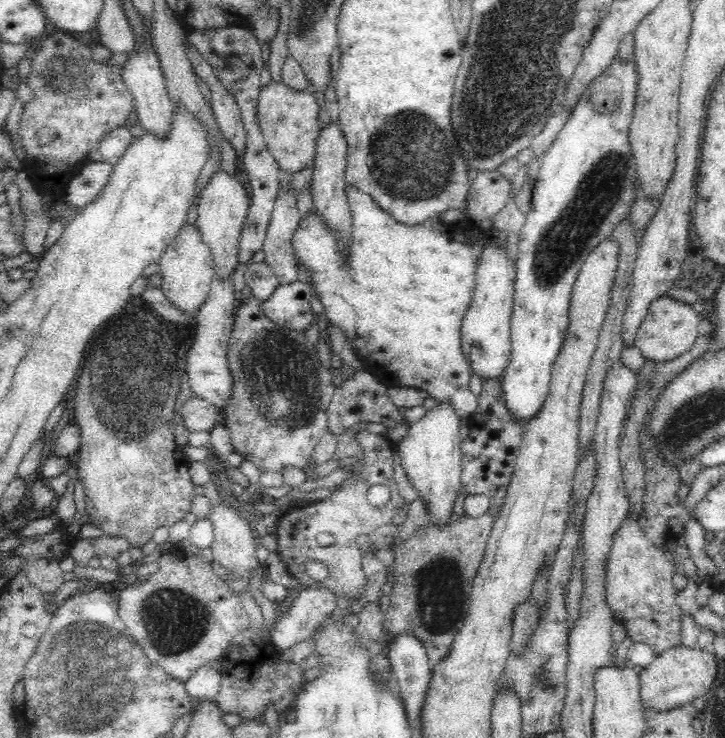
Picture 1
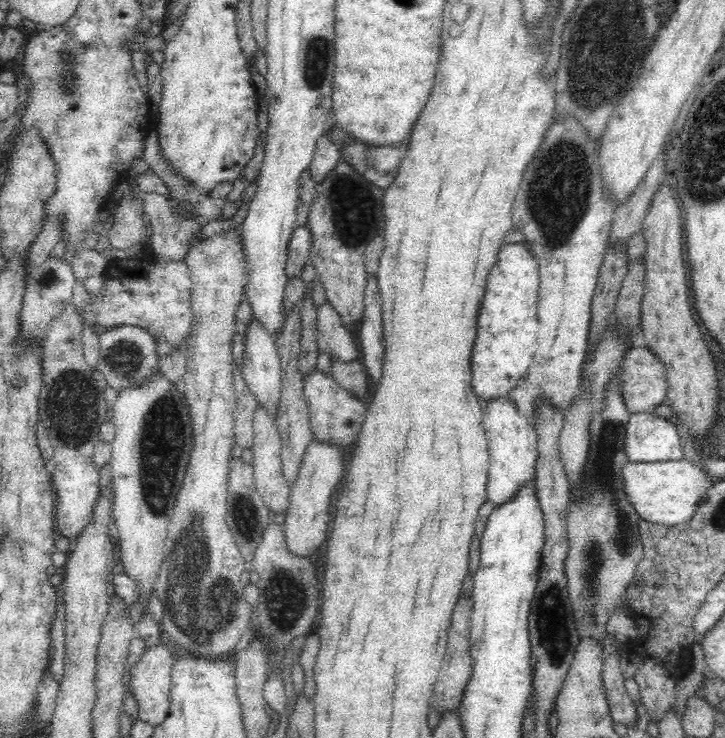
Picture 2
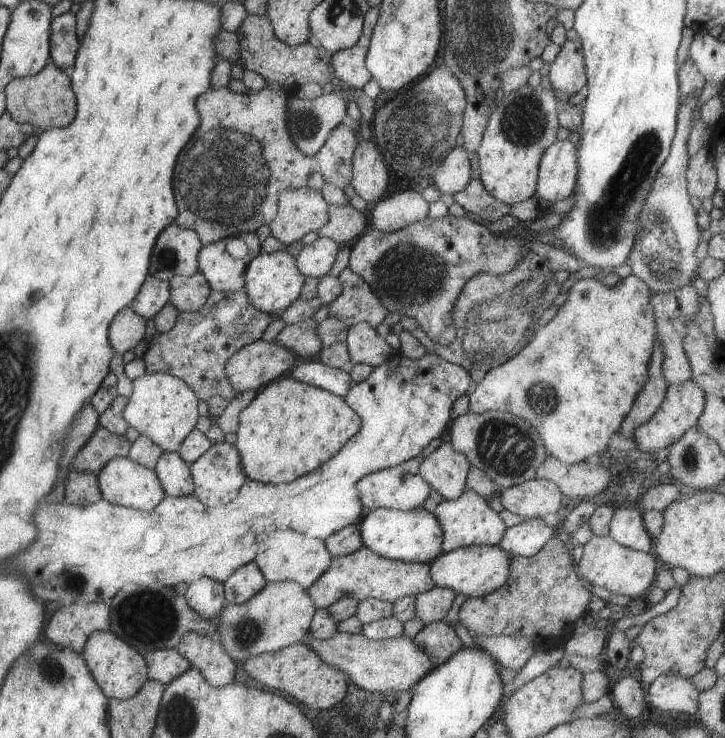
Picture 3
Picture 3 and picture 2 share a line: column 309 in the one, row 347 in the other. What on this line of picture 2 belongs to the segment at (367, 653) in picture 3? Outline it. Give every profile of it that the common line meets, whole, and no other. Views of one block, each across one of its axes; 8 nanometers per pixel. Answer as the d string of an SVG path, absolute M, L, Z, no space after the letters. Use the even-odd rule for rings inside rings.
M643 342L626 352L620 380L626 409L631 413L652 412L666 402L669 388L666 367Z

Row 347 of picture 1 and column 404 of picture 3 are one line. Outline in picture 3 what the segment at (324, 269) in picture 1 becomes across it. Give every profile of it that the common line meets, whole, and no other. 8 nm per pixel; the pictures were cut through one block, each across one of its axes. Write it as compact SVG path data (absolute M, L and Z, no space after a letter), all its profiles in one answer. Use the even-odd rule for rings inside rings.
M397 350L387 362L383 362L383 364L373 368L367 380L362 380L361 382L352 383L350 385L343 400L345 400L347 406L359 416L359 430L341 446L341 450L338 450L337 454L334 454L329 460L323 462L319 468L312 470L312 472L307 472L307 474L303 474L303 476L299 476L295 478L295 480L291 480L291 482L274 485L246 479L241 485L241 488L239 488L237 498L231 500L229 504L221 506L221 508L207 508L207 506L203 506L193 494L182 497L168 497L165 495L161 498L161 502L159 502L153 510L149 511L113 505L103 499L89 504L89 506L69 506L69 504L51 504L51 506L45 506L45 504L41 502L41 506L37 506L37 516L35 516L39 534L37 534L33 546L29 546L29 550L25 550L25 552L17 554L17 558L13 558L13 568L15 568L15 570L21 570L21 572L27 576L27 566L29 566L29 584L31 584L31 588L33 588L33 594L35 594L37 598L43 598L45 602L56 602L60 606L73 604L73 602L83 602L83 604L89 604L89 602L105 603L109 598L113 598L113 594L115 594L123 584L129 584L129 582L133 582L133 584L145 584L147 578L153 580L153 582L161 582L163 586L175 586L175 584L179 584L179 582L189 584L191 580L197 580L197 578L201 578L201 576L207 576L207 578L211 578L211 580L224 583L225 578L229 578L229 574L233 574L233 570L237 570L239 566L243 566L243 564L247 564L247 562L253 560L253 556L255 556L255 552L253 552L253 538L255 538L259 532L273 528L291 529L295 532L305 534L308 537L321 538L321 540L324 540L329 534L333 534L333 532L337 532L337 530L341 530L341 528L345 528L345 526L349 526L349 524L357 524L366 511L361 506L359 498L357 498L355 482L363 478L363 475L368 475L378 470L385 470L386 468L398 465L412 458L420 457L421 450L423 450L433 438L445 437L447 426L453 416L451 409L453 402L455 402L455 399L459 398L459 396L468 393L473 384L473 380L467 370L463 370L461 366L457 366L456 364L445 362L445 360L441 360L441 358L435 356L435 354L426 352L425 356L419 358L419 360L409 360L409 358L405 358L405 356Z

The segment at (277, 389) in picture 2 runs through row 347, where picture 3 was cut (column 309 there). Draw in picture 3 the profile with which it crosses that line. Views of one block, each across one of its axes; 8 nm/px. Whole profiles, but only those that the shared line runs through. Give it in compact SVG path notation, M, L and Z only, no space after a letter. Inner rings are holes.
M318 237L310 244L303 245L295 256L297 270L300 270L304 277L320 279L330 271L338 247L338 244L327 237Z

